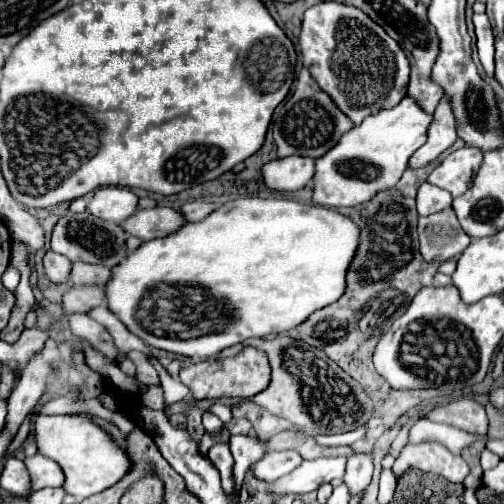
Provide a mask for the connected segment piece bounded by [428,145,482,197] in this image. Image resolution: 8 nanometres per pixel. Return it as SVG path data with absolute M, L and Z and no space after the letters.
M466 145L450 153L428 177L428 181L436 187L442 187L452 193L452 197L460 197L472 185L472 177L480 167L482 151L478 147Z

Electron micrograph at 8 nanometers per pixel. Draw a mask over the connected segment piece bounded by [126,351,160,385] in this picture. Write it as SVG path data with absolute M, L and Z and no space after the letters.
M130 351L126 357L136 365L136 379L138 379L142 385L160 383L158 375L156 375L156 369L152 367L152 363L146 361L138 351Z

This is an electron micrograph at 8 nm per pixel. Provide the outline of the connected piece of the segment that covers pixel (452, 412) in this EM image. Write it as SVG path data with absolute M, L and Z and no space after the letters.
M470 397L456 399L452 403L446 403L442 407L434 407L430 411L426 411L422 415L422 419L448 423L448 425L464 429L466 433L472 433L472 435L486 435L490 421L486 417L484 407L480 403L478 405L476 403L478 401L470 399Z

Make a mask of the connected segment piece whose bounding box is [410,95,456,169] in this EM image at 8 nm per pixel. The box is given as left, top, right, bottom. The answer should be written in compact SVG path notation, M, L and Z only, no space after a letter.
M442 97L434 111L434 125L428 129L428 139L422 149L416 149L410 157L410 167L424 167L432 159L436 159L442 151L446 151L456 141L456 123L454 111L450 109L450 97Z

